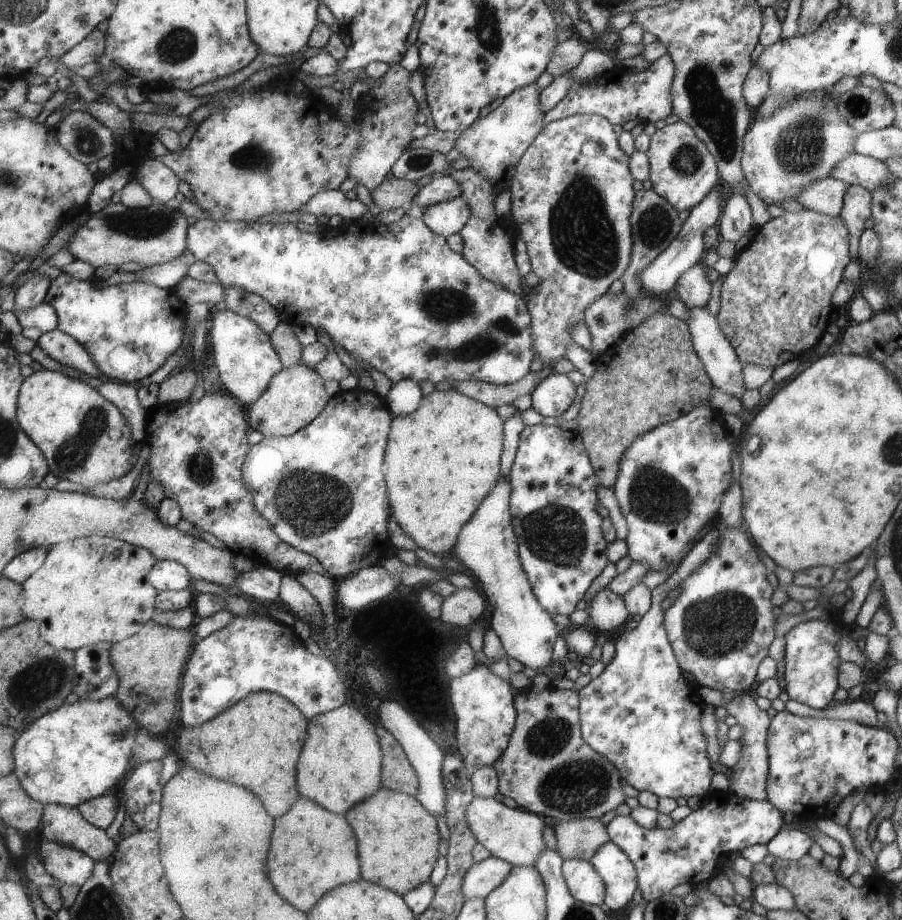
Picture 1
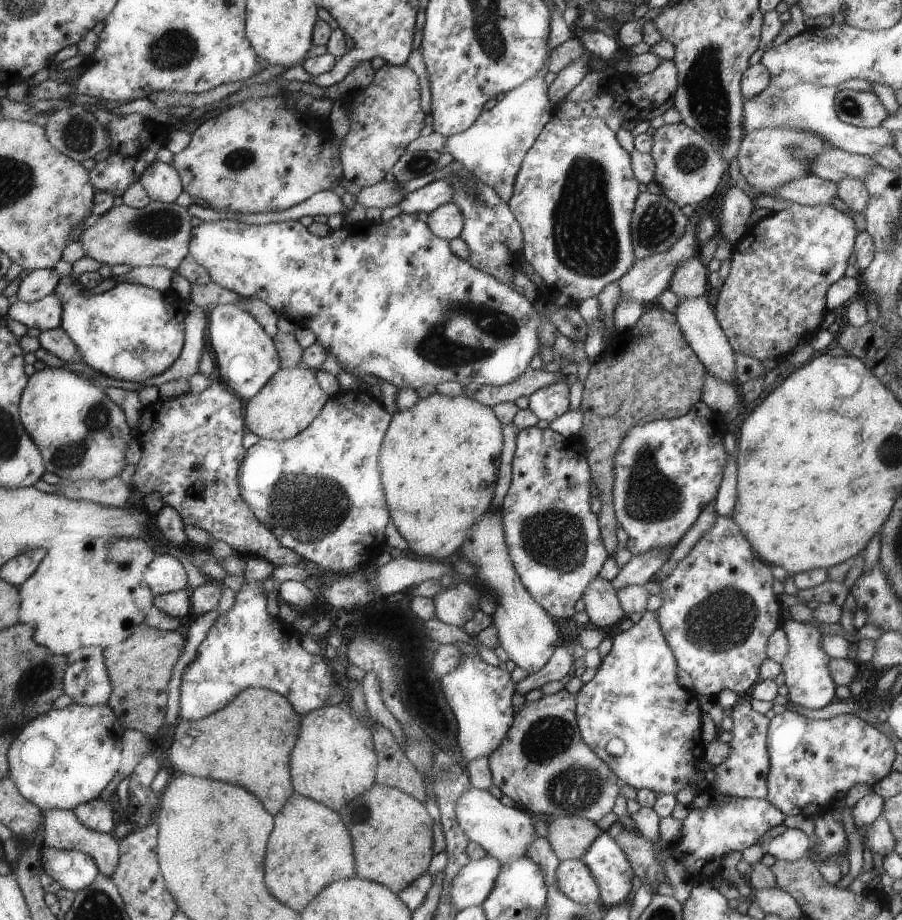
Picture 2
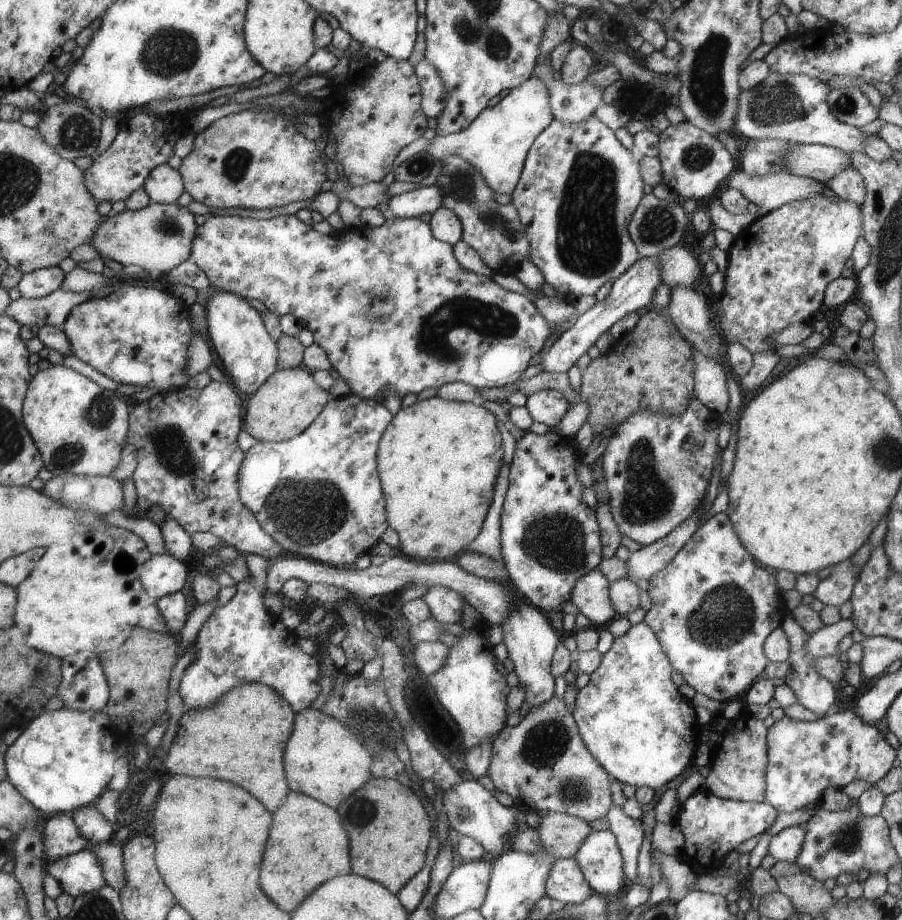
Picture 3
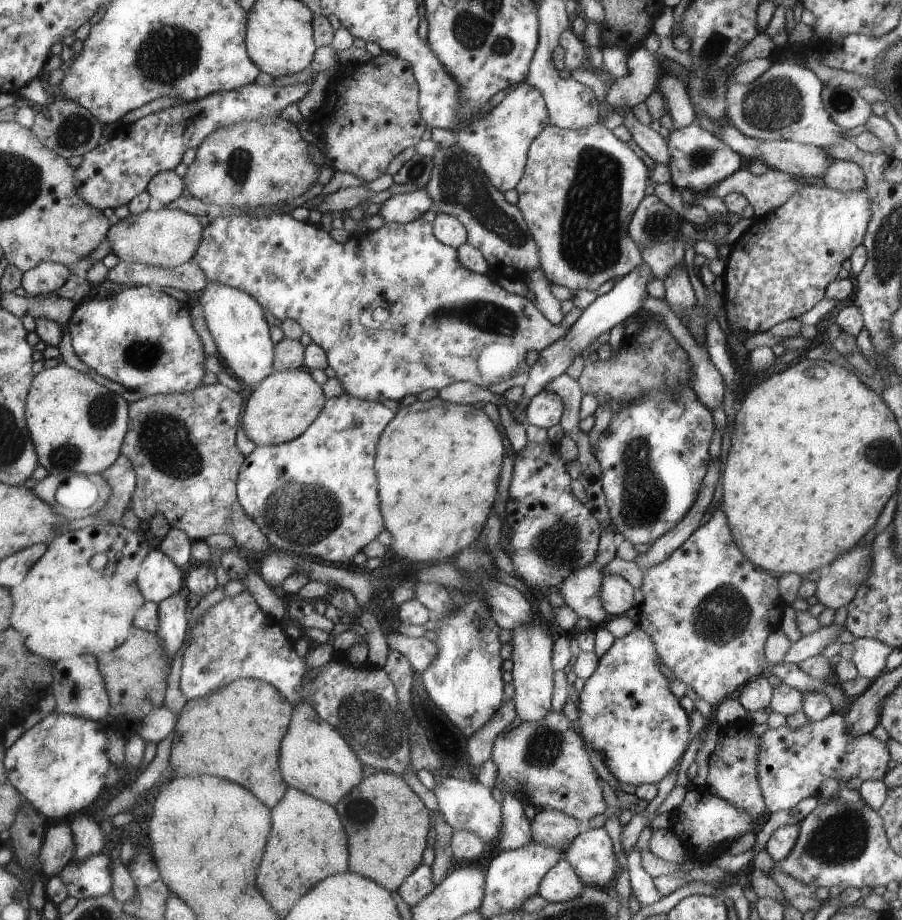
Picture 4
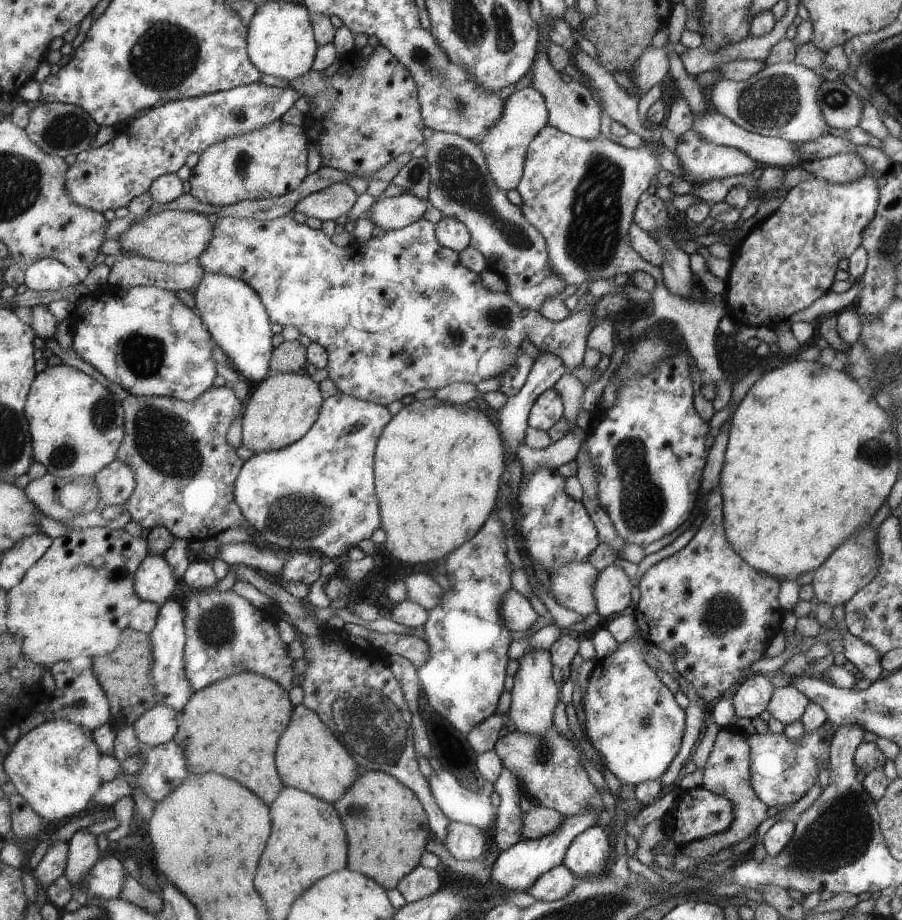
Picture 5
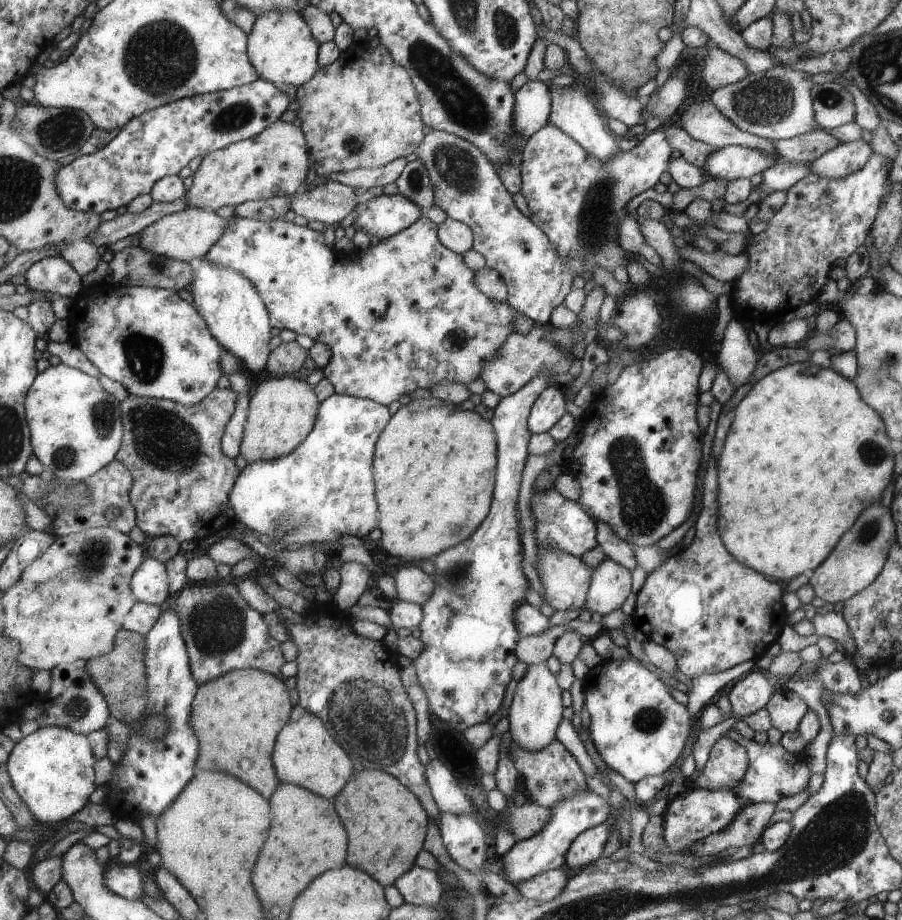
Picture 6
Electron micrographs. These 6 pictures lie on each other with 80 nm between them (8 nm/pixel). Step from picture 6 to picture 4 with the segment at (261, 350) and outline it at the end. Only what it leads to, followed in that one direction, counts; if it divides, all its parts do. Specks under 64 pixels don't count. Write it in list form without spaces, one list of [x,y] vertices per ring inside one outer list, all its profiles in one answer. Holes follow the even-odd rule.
[[[211,280],[203,290],[200,304],[203,306],[208,330],[219,356],[227,365],[228,372],[242,379],[245,387],[257,389],[274,374],[273,364],[276,356],[276,345],[273,342],[271,326],[265,320],[264,307],[249,292]]]

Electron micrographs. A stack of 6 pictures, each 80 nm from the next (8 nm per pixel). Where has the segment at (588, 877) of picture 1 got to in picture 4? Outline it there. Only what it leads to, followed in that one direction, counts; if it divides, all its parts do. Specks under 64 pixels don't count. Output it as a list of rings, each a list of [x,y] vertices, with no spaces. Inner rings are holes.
[[[561,859],[540,881],[537,896],[547,903],[565,902],[579,896],[581,886],[584,885],[573,872],[573,868]]]

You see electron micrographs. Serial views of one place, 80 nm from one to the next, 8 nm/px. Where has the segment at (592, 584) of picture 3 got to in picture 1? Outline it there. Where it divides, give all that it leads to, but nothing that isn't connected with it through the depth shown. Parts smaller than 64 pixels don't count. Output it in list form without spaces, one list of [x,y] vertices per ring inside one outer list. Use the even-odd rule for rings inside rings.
[[[605,586],[591,600],[587,624],[594,627],[596,631],[611,632],[627,622],[630,616],[623,596],[616,595]]]

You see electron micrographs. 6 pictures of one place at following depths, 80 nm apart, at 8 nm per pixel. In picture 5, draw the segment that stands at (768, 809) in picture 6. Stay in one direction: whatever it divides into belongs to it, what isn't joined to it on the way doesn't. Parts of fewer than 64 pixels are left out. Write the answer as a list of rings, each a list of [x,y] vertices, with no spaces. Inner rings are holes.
[[[721,727],[713,741],[713,749],[705,762],[702,772],[701,787],[725,796],[733,804],[733,821],[729,827],[721,833],[707,836],[705,839],[685,843],[680,846],[677,852],[693,860],[703,860],[706,856],[715,855],[721,849],[732,846],[753,835],[758,826],[766,819],[766,812],[769,809],[751,790],[749,786],[750,750],[745,742],[745,735],[734,727]]]

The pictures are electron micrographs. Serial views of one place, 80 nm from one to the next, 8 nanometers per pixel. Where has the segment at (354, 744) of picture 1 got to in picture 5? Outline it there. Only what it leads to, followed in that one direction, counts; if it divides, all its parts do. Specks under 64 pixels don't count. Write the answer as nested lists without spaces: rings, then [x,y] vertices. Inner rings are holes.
[[[303,702],[294,707],[289,732],[281,736],[281,744],[277,750],[277,766],[287,786],[311,793],[321,800],[335,802],[357,778],[357,765],[353,756],[337,740],[337,736],[317,712],[307,708]]]

